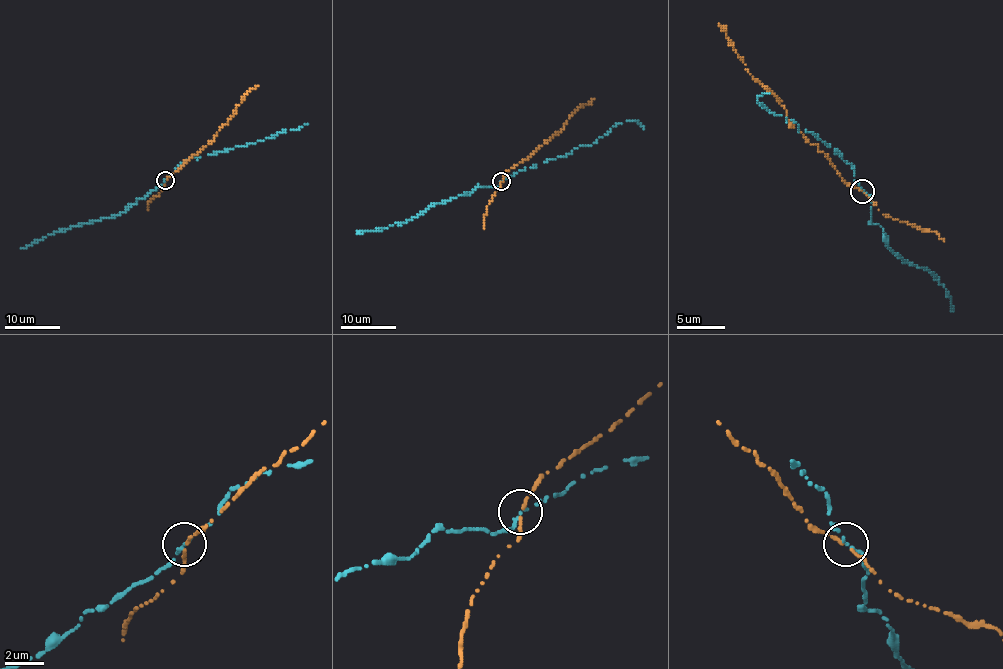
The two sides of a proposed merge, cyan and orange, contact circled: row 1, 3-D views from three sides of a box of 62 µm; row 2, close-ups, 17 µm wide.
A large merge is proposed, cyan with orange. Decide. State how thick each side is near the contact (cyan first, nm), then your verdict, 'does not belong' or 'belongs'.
140/140 nm | does not belong

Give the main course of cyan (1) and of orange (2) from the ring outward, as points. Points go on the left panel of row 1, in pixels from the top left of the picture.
1: (165, 180), (190, 159), (308, 125)
2: (166, 180), (208, 144), (227, 123), (243, 96), (257, 85)

